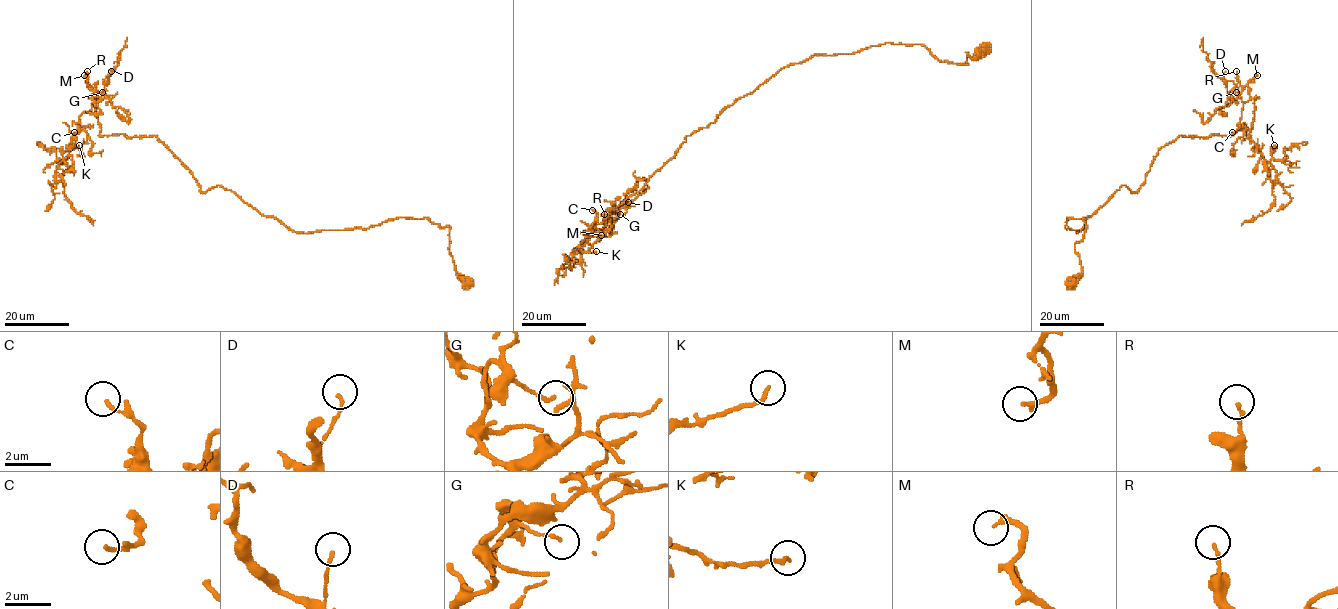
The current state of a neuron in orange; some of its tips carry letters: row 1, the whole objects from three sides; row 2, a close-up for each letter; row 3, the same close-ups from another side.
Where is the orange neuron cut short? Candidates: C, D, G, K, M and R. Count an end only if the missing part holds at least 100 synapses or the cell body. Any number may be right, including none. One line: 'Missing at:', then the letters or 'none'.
Missing at: M

